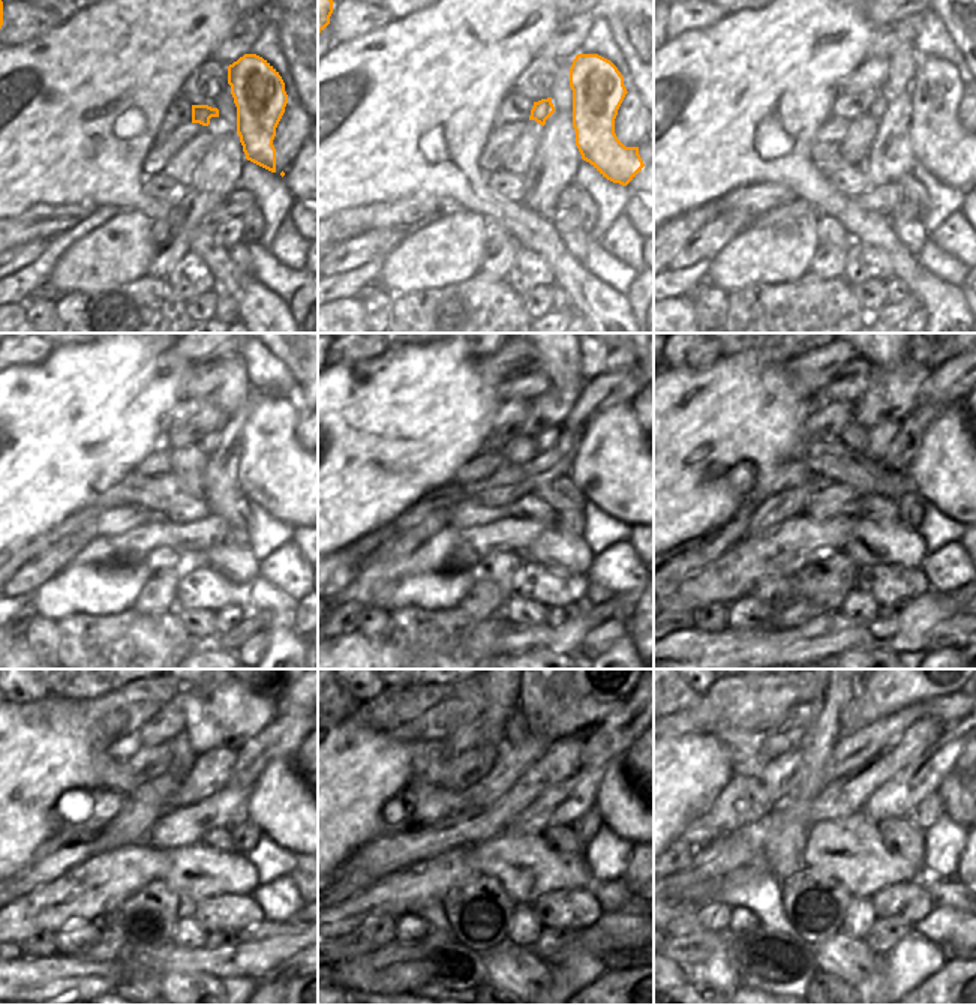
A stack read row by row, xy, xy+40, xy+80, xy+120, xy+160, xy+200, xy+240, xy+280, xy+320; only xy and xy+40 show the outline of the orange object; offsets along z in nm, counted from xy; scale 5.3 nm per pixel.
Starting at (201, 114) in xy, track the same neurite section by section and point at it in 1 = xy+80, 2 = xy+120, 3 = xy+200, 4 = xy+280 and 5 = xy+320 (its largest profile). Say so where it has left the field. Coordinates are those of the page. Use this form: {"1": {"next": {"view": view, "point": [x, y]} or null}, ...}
{"1": {"next": {"view": "xy+80", "point": [877, 110]}}, "2": {"next": {"view": "xy+120", "point": [209, 443]}}, "3": {"next": {"view": "xy+200", "point": [879, 437]}}, "4": {"next": {"view": "xy+280", "point": [556, 764]}}, "5": {"next": {"view": "xy+320", "point": [847, 795]}}}

